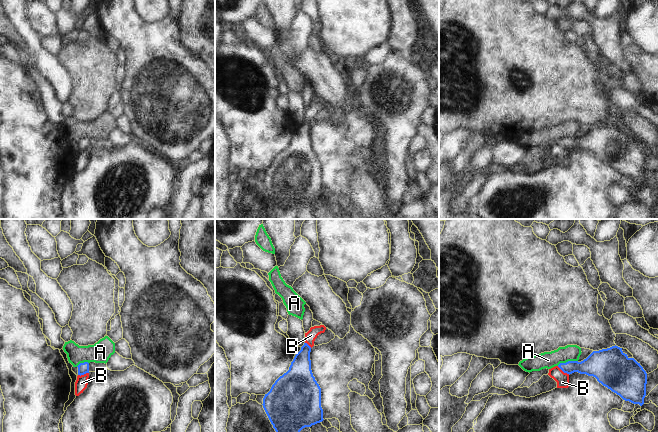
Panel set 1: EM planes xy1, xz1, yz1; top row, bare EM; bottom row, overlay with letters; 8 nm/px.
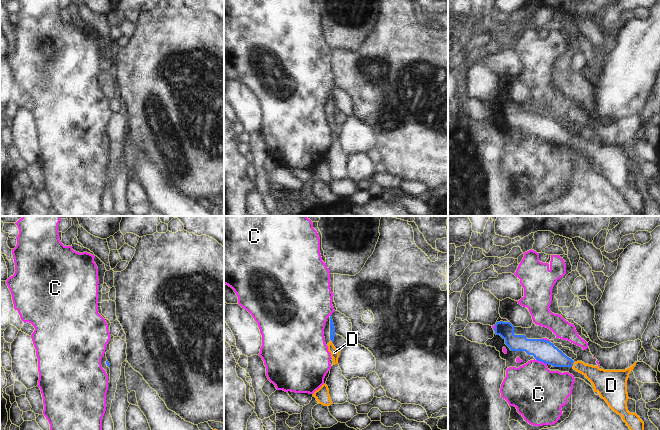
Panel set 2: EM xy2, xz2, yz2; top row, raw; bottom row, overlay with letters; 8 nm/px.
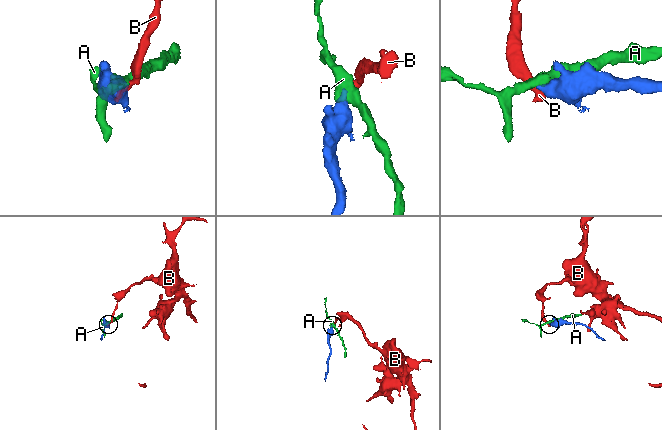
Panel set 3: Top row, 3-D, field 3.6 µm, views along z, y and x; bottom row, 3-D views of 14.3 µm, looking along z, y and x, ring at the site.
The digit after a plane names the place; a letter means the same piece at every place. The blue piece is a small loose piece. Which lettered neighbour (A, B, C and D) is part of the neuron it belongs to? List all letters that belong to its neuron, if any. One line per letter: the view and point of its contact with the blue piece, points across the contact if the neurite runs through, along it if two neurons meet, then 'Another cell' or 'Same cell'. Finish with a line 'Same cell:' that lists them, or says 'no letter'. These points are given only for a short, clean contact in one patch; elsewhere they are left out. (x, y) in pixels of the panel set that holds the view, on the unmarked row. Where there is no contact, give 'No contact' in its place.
A: Touches blue at yz1 (568, 137). Boundary: yz1 (577, 136), (568, 136), (557, 141). Another cell
B: Touches blue at yz1 (563, 147). Boundary: yz1 (557, 142), (569, 150). Another cell
C: Touches blue at yz2 (541, 137). Another cell
D: Touches blue at yz2 (572, 140). Path across: yz2 (545, 127), (558, 135), (572, 140), (590, 147), (599, 154). Same cell
Same cell: D

